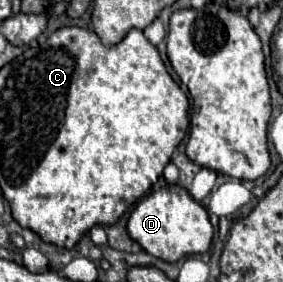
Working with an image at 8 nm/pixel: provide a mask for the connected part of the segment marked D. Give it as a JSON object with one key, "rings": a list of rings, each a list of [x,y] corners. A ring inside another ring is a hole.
{"rings":[[[177,184],[147,194],[131,212],[127,232],[147,254],[165,262],[179,262],[187,256],[203,254],[209,250],[213,240],[213,226],[209,222],[207,210]]]}

